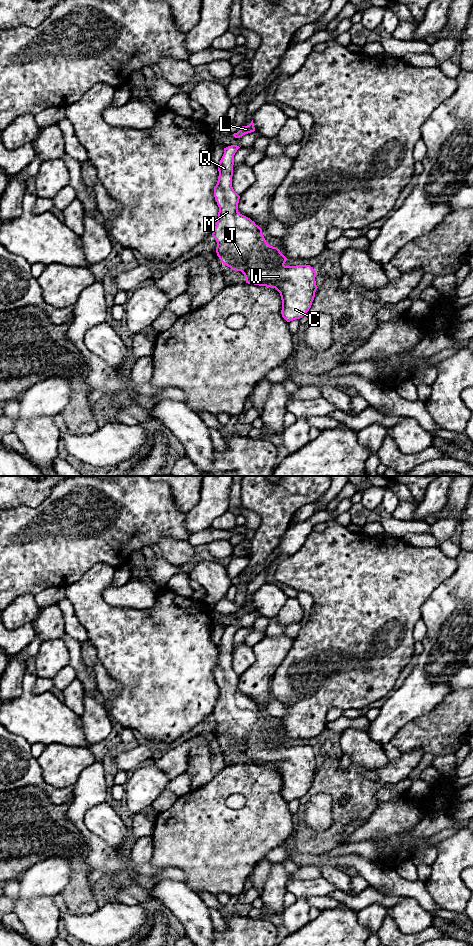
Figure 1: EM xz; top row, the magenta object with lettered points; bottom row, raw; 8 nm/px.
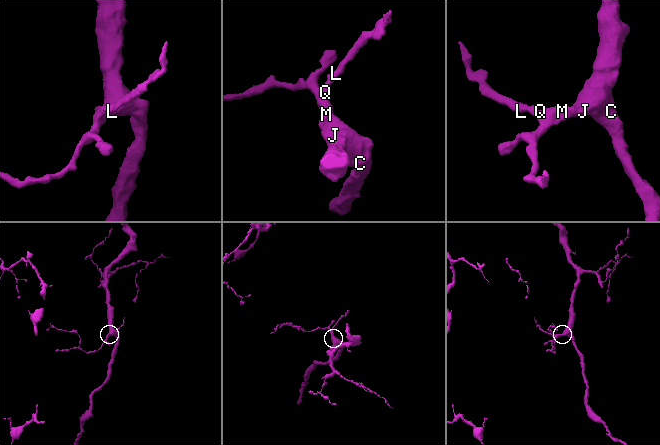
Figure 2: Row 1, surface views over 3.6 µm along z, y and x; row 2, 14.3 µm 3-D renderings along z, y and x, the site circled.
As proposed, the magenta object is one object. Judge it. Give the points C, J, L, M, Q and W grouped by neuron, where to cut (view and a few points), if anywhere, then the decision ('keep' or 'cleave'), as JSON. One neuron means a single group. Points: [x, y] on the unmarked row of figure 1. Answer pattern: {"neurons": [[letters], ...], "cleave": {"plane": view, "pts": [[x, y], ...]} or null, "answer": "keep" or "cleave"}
{"neurons": [["C", "J", "L", "M", "Q", "W"]], "cleave": null, "answer": "keep"}

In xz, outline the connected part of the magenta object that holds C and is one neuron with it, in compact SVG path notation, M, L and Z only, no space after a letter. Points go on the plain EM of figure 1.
M231 625L224 628L219 642L218 661L214 667L214 677L219 687L218 699L212 716L217 722L216 733L221 742L232 750L241 751L246 763L275 768L282 780L282 797L287 801L302 798L311 788L317 765L316 752L310 745L285 746L287 738L277 727L270 726L262 709L250 698L238 692L240 676L232 667L234 635L240 627Z

